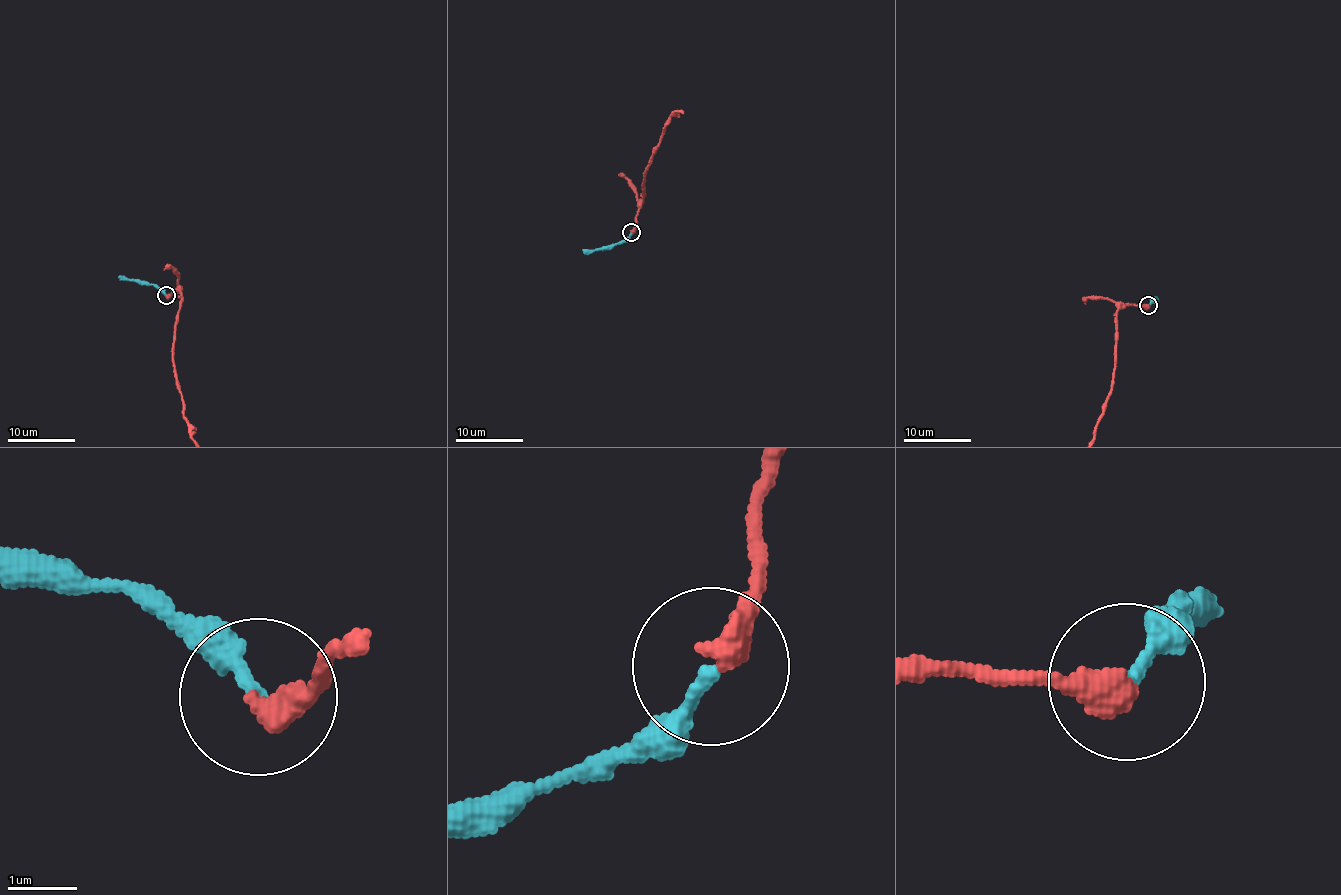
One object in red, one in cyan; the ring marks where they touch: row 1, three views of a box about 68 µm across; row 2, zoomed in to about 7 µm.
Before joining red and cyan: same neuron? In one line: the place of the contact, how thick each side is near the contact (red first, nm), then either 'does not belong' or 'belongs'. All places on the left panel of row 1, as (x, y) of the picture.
(166, 295) | 420/180 nm | belongs

